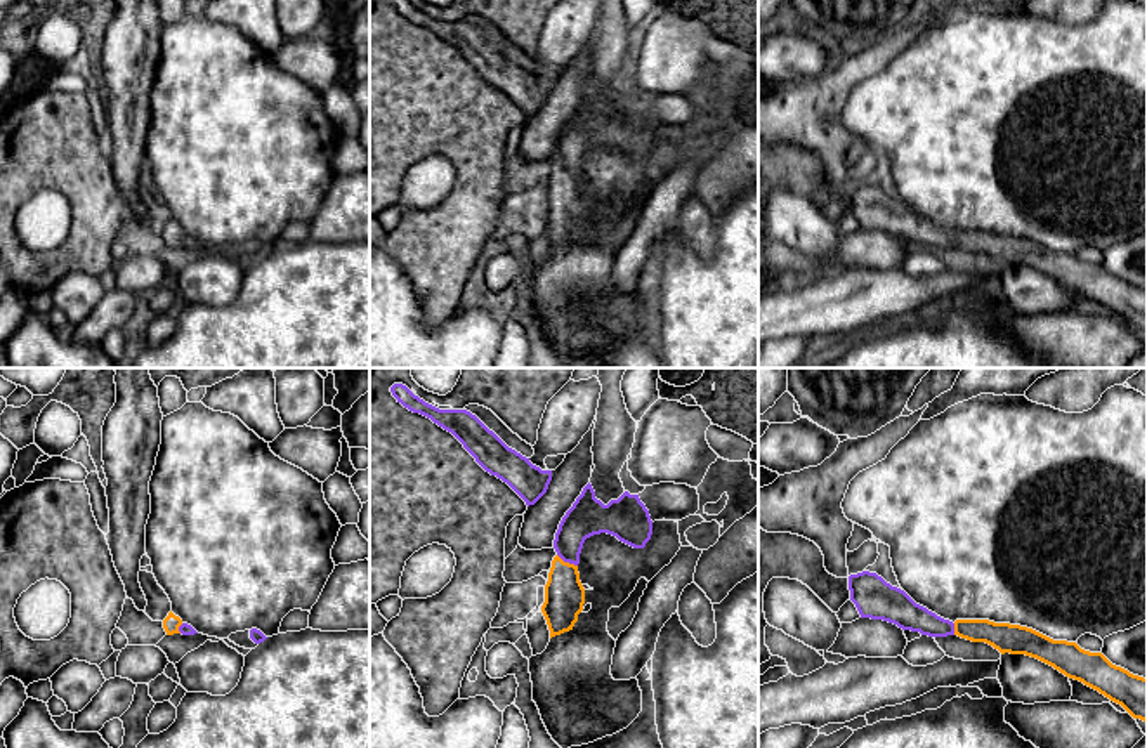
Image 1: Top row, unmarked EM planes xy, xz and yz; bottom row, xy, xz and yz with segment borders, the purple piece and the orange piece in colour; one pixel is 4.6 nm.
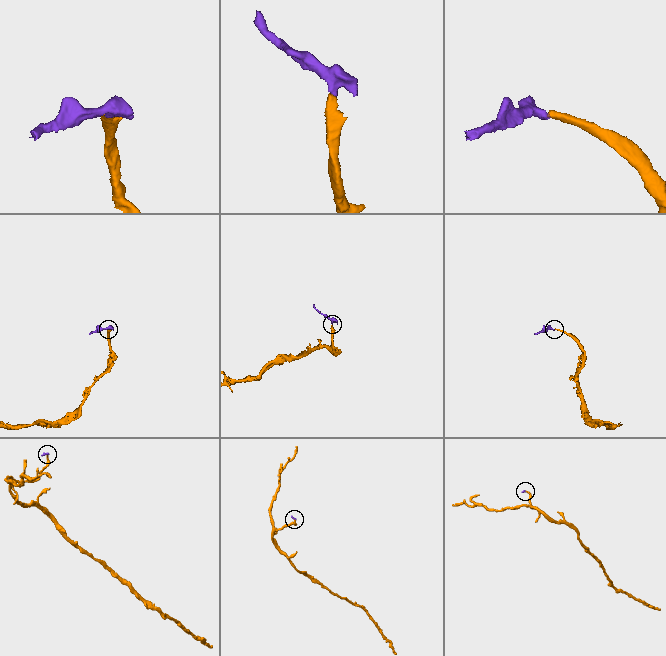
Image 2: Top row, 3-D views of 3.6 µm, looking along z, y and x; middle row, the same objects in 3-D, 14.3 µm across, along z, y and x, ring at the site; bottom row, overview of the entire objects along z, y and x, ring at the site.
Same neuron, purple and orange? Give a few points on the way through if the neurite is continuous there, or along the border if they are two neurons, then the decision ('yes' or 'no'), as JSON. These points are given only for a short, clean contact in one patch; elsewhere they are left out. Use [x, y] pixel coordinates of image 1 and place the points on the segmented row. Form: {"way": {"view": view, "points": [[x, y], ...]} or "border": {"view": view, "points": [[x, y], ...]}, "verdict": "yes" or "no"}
{"way": {"view": "xz", "points": [[589, 516], [570, 537], [568, 561], [564, 596]]}, "verdict": "yes"}

